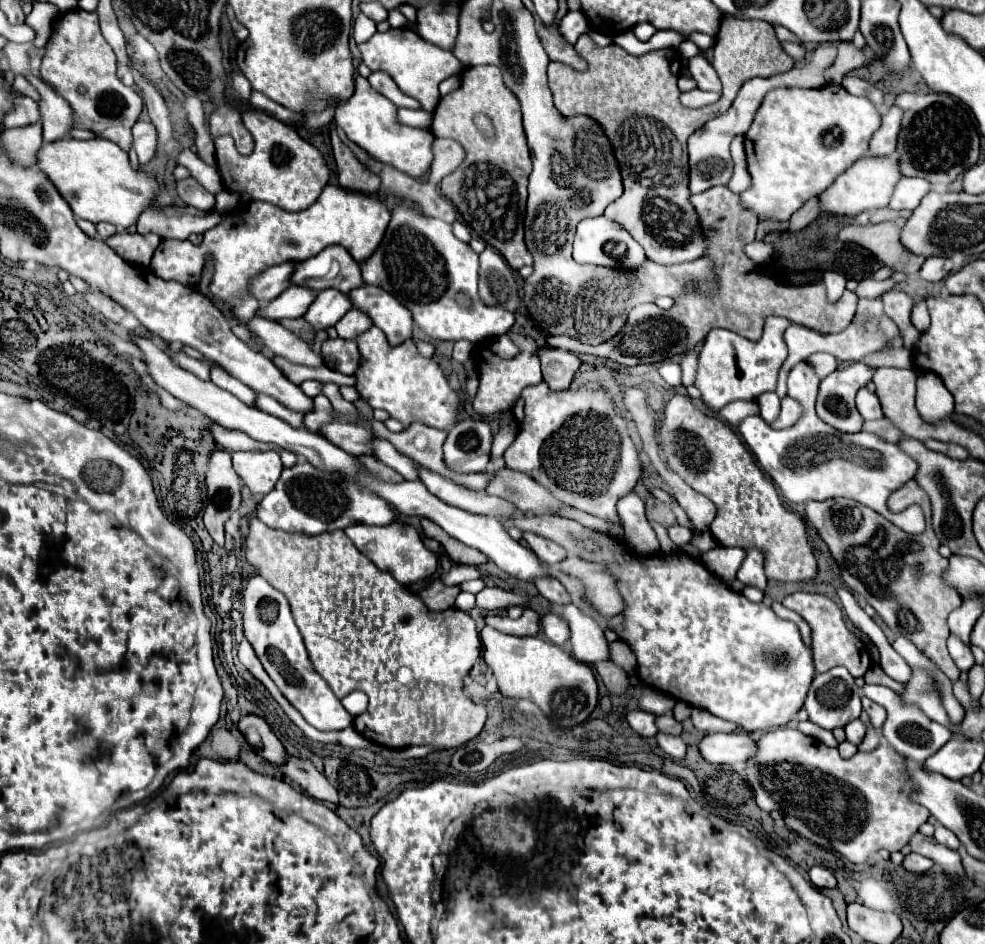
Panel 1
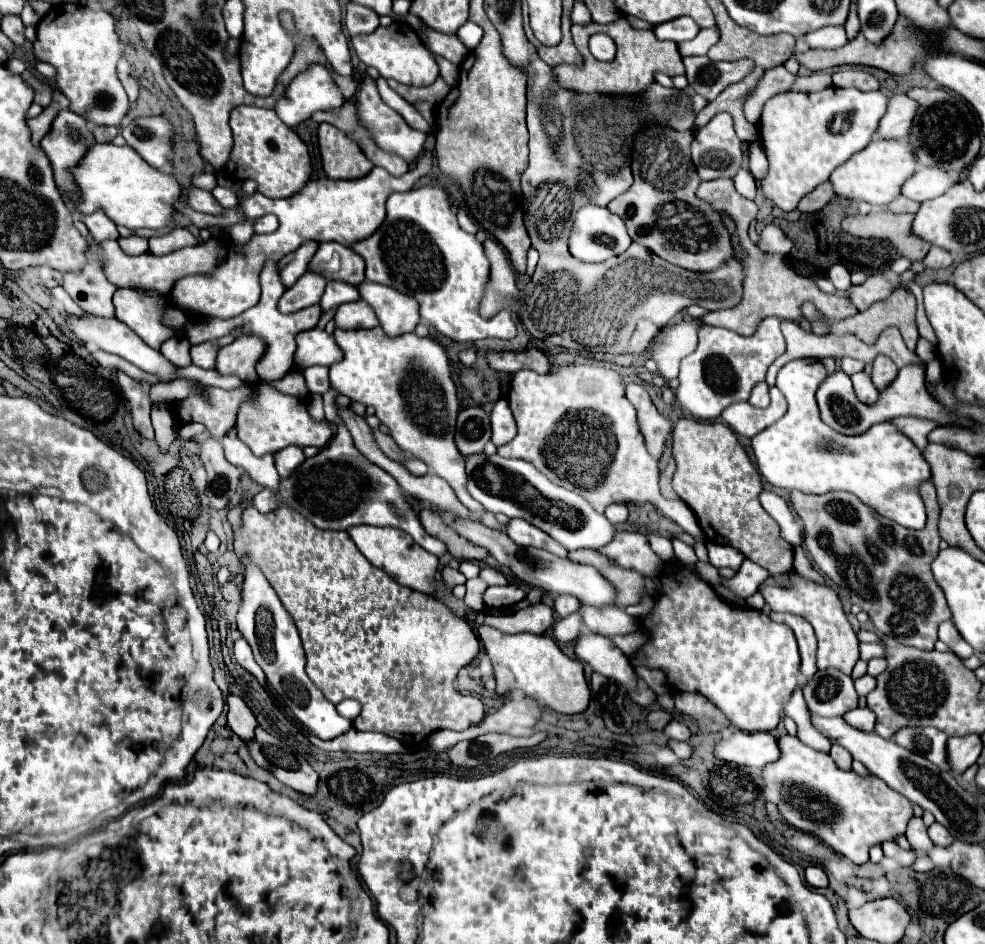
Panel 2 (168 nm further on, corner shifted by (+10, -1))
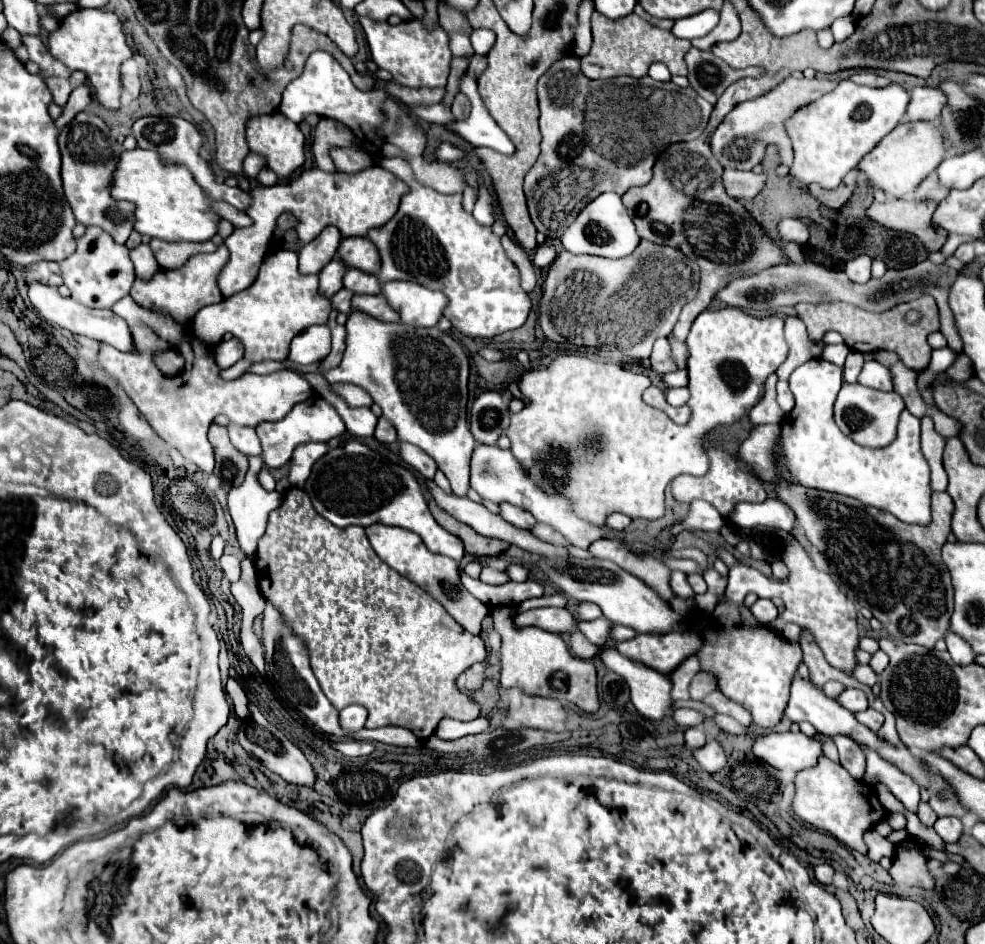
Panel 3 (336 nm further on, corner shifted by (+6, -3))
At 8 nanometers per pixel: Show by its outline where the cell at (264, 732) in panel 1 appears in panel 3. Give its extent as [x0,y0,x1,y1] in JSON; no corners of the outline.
[227,678,249,720]

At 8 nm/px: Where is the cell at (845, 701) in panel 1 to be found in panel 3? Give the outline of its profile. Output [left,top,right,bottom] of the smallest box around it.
[835,688,867,712]

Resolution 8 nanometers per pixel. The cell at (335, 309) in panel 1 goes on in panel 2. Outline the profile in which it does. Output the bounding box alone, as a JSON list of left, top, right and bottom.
[321,280,359,312]

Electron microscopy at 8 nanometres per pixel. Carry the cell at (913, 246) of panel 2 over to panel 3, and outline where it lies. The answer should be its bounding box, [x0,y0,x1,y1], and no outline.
[867,200,947,252]

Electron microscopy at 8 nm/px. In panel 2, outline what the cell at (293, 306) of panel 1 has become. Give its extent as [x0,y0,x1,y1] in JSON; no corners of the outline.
[279,272,325,312]

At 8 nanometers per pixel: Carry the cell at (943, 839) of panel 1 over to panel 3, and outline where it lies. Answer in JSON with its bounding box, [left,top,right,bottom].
[933,818,963,844]

